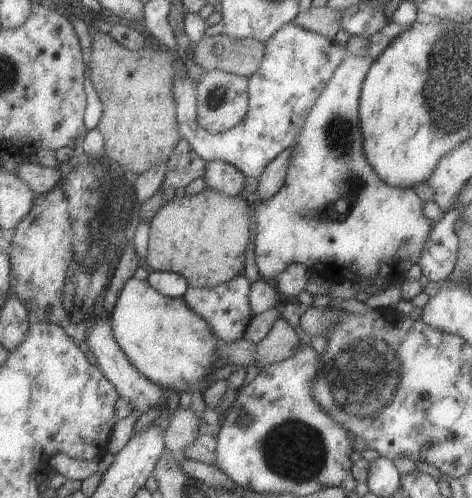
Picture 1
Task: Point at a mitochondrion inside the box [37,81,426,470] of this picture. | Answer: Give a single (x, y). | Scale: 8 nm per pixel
(364, 377)

